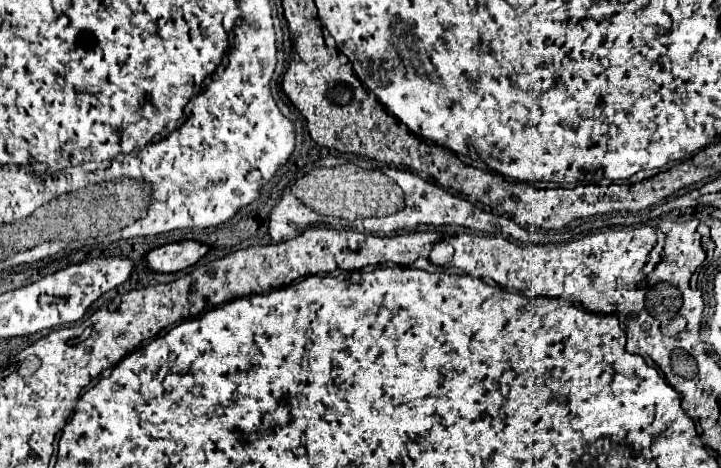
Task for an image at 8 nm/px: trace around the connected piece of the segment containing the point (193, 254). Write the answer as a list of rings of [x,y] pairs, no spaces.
[[[180,241],[156,247],[144,255],[144,261],[150,271],[156,273],[174,273],[194,265],[202,255],[206,255],[208,247],[196,241]]]

